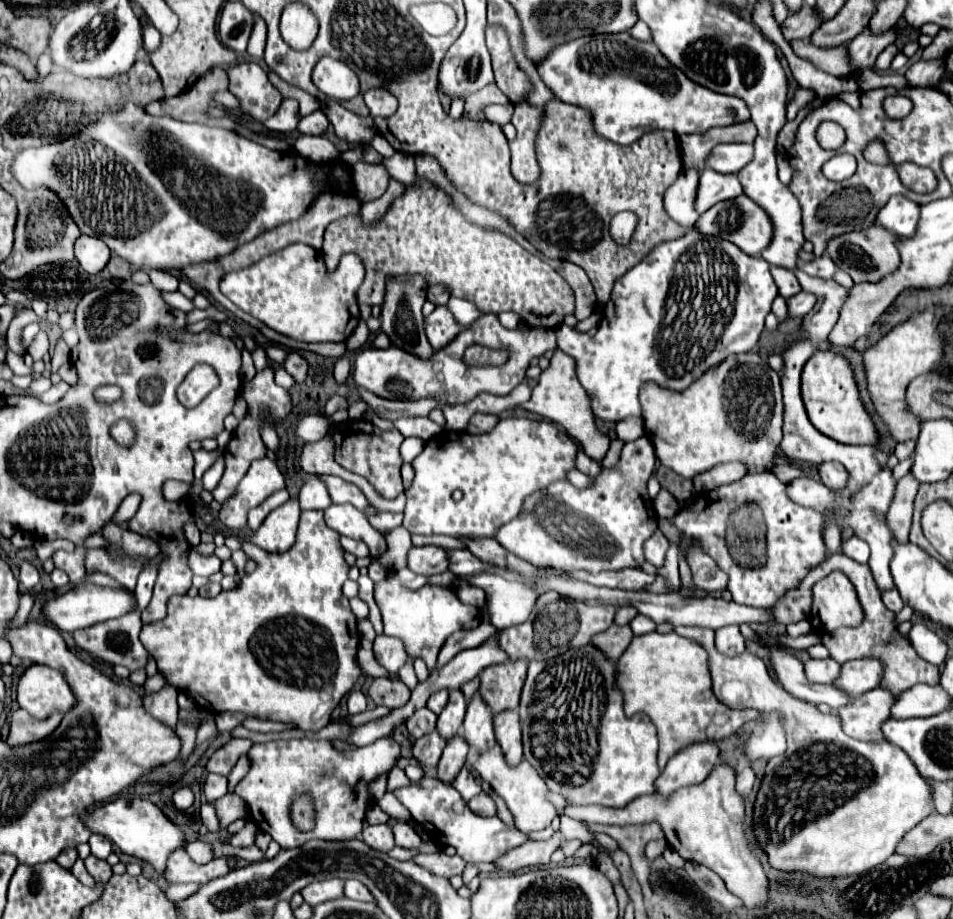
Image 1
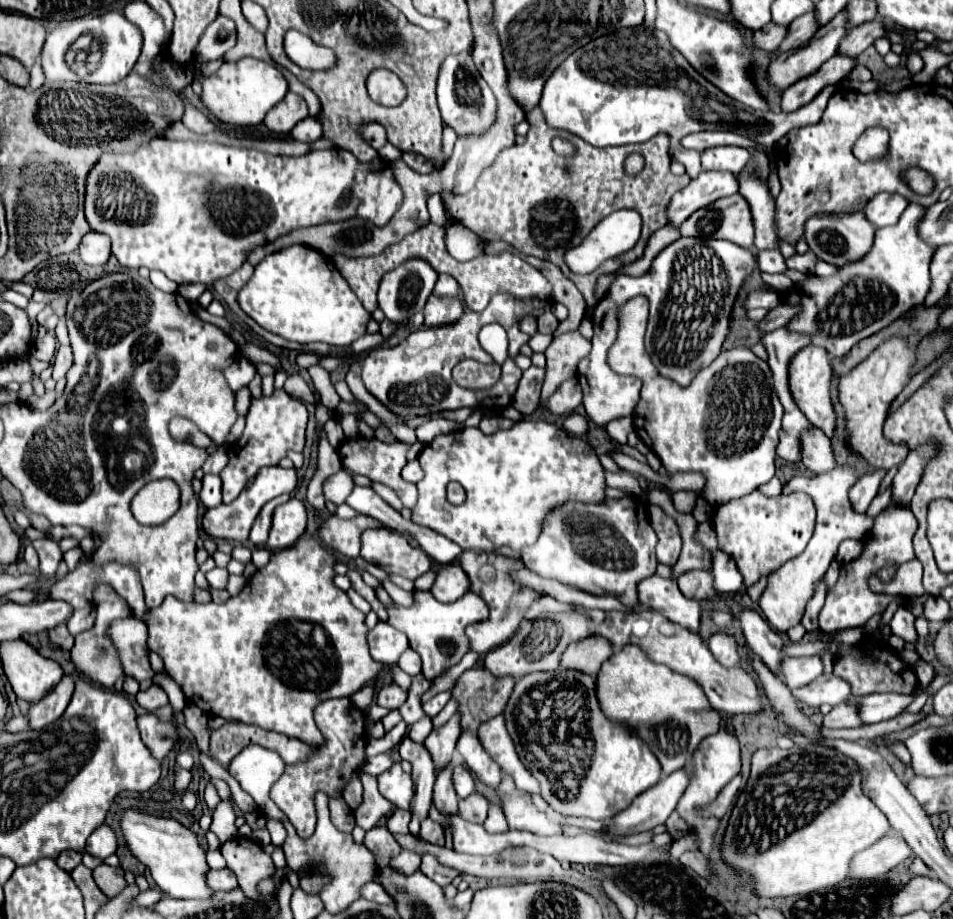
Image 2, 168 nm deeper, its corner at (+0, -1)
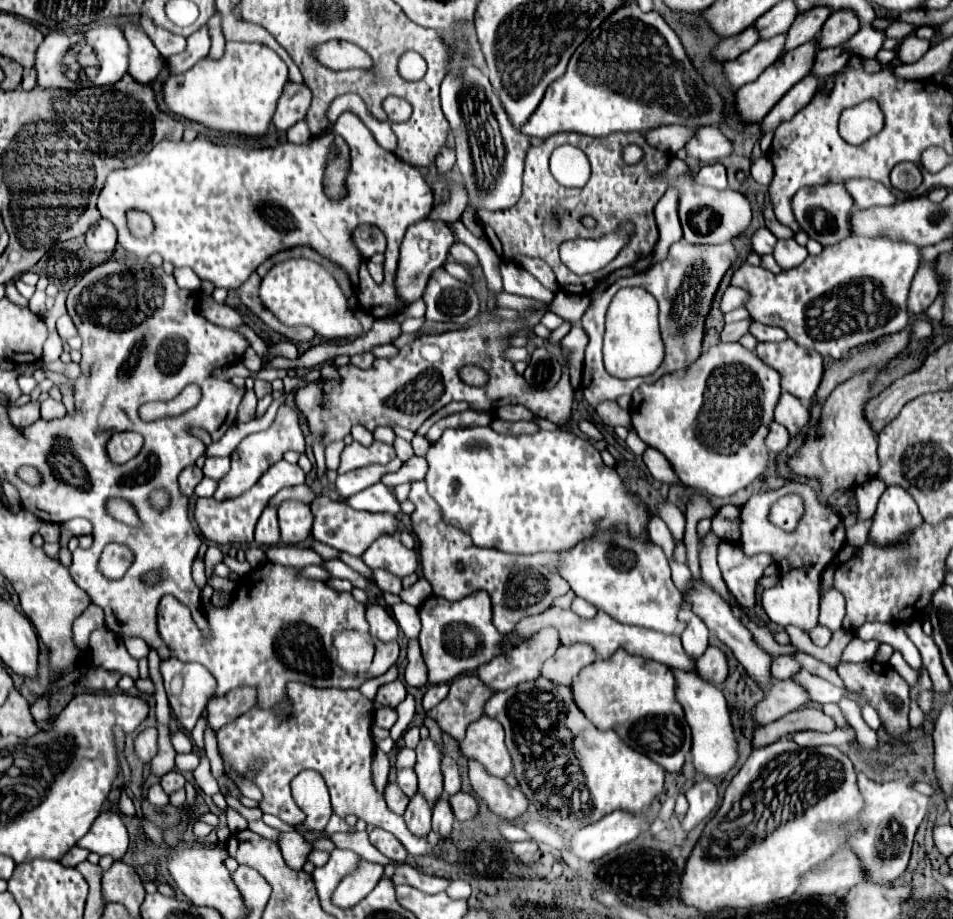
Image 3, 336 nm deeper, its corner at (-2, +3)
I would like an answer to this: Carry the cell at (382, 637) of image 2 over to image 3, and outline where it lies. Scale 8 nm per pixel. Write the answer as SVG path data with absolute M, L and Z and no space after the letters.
M369 604L367 606L367 622L371 626L371 634L383 642L397 640L399 636L399 626L393 620L393 616L387 612L385 606L379 604Z

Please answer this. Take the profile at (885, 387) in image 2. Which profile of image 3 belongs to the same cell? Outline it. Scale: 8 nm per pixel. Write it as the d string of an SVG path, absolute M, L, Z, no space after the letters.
M867 370L839 384L823 402L817 438L811 438L811 442L807 442L805 438L803 446L787 458L787 466L791 468L793 474L819 482L823 500L827 500L833 492L841 488L851 490L877 476L879 470L877 440L863 416L863 408L867 404L867 392L875 376L877 370Z

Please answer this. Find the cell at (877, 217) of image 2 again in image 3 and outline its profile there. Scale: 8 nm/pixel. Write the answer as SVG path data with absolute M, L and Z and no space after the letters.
M853 178L853 180L845 180L843 186L851 194L855 206L859 210L867 210L871 206L891 206L891 204L895 204L893 192L879 182L873 182L873 180L867 180L867 178Z

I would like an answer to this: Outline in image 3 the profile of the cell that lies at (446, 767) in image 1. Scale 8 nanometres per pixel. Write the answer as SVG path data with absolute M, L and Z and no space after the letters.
M443 796L435 806L433 806L433 830L441 836L441 840L445 840L451 834L453 828L453 816L451 816L451 808L445 800L447 796Z

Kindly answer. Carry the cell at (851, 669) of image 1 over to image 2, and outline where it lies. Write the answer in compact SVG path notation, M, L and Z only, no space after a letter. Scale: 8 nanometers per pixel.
M823 674L813 684L807 684L805 688L793 690L793 696L813 708L819 708L821 704L831 704L837 706L845 702L851 696L851 686L847 680L831 674Z

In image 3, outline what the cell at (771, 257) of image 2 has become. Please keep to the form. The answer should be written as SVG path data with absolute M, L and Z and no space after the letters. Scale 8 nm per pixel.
M759 228L759 230L755 230L753 232L753 236L751 236L751 244L753 244L753 250L757 252L757 254L771 254L773 252L773 246L775 246L775 242L777 242L777 238L771 234L771 230L769 228Z

